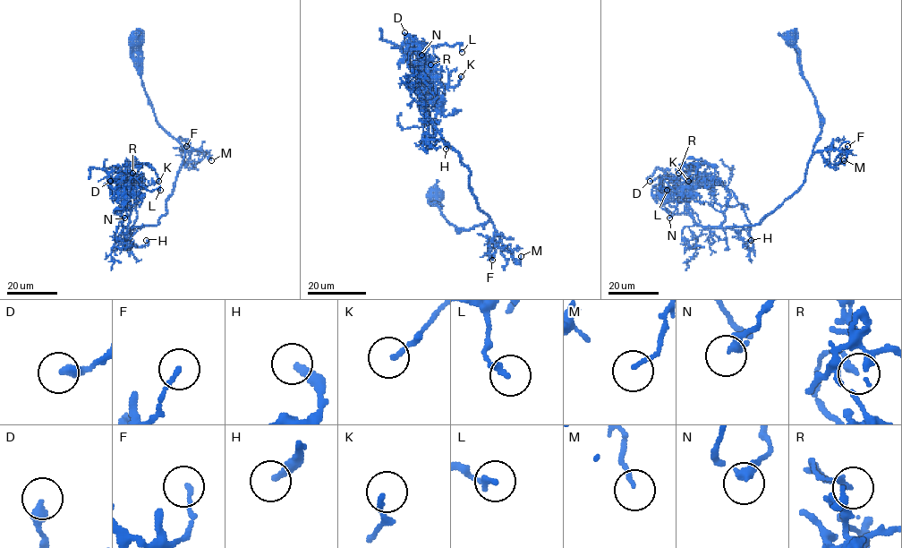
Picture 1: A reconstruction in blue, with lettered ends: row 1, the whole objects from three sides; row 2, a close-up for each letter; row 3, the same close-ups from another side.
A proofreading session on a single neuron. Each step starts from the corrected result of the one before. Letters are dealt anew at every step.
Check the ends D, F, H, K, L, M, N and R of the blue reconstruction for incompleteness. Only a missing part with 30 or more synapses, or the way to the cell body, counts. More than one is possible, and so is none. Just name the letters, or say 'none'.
none

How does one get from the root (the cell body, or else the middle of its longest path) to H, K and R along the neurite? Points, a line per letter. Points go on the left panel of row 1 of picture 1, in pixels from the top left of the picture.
H: (136, 39), (155, 118), (184, 150), (166, 213), (130, 231), (139, 247), (146, 240)
K: (136, 39), (141, 85), (155, 118), (184, 156), (158, 223), (129, 226), (136, 161), (151, 166), (158, 181)
R: (136, 39), (141, 85), (155, 118), (184, 150), (166, 213), (155, 226), (123, 225), (123, 188), (132, 173)

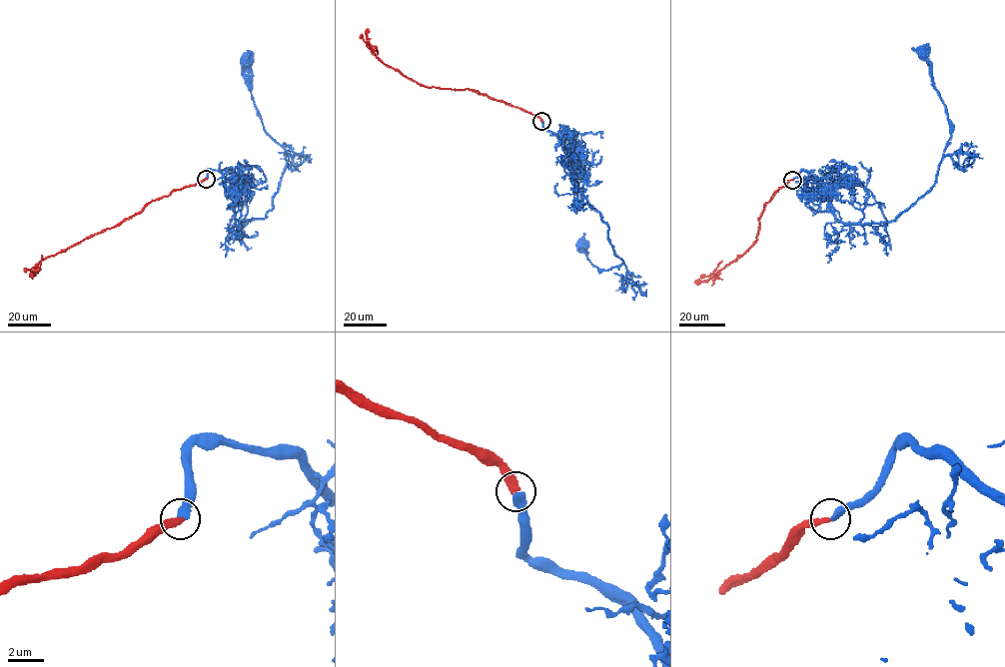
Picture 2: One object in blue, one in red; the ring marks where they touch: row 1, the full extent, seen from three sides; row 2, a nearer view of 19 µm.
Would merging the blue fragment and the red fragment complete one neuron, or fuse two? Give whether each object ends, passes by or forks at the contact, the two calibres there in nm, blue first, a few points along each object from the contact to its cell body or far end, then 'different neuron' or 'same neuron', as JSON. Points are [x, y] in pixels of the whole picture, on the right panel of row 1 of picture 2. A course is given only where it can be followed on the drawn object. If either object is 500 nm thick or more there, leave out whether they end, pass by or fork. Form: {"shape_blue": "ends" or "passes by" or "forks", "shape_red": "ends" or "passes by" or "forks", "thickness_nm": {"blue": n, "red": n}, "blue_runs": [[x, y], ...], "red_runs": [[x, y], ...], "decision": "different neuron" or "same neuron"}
{"shape_blue": "ends", "shape_red": "ends", "thickness_nm": {"blue": 440, "red": 400}, "blue_runs": [[792, 180], [801, 170], [812, 175], [846, 223], [891, 222], [925, 194], [950, 125], [924, 53]], "red_runs": [[792, 180], [765, 204], [759, 218], [756, 240], [712, 278], [713, 271], [722, 261]], "decision": "same neuron"}

